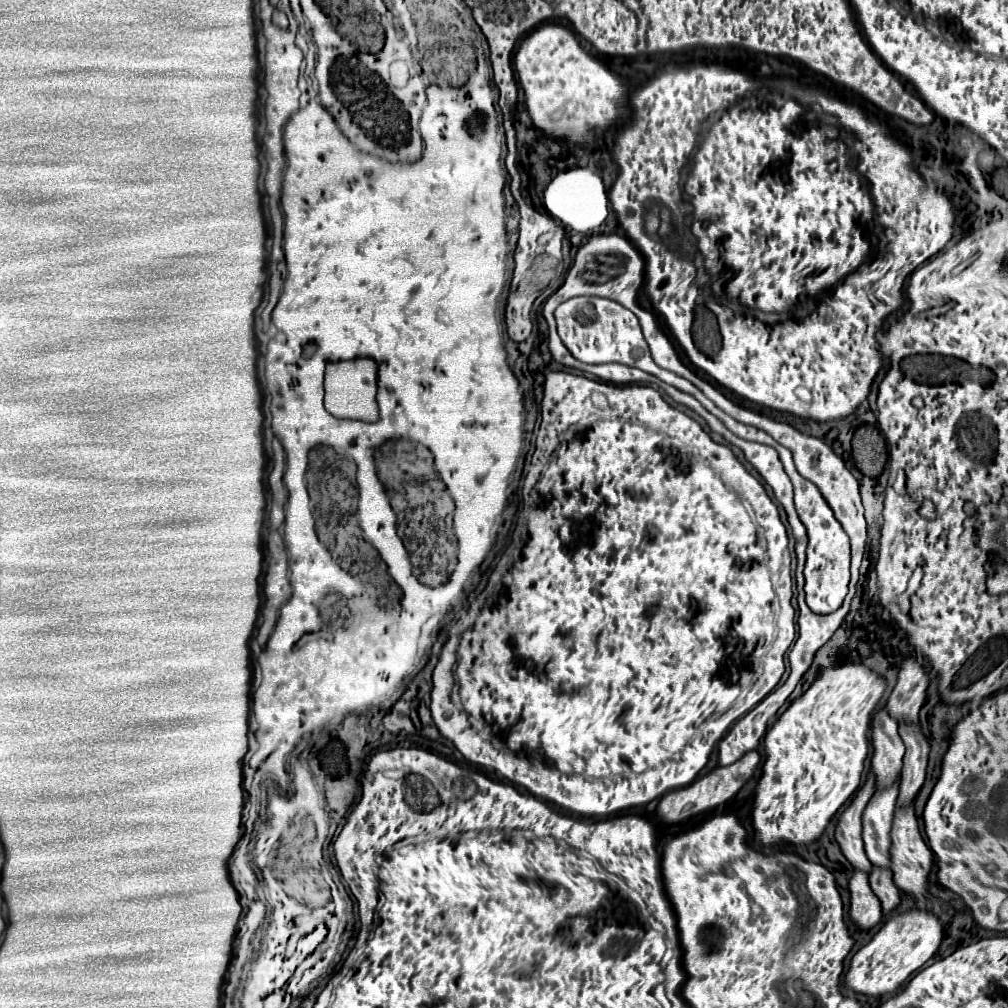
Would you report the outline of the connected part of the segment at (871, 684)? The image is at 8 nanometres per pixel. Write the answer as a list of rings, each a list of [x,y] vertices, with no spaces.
[[[845,662],[827,668],[811,684],[811,688],[783,712],[783,716],[765,736],[767,760],[763,764],[761,780],[755,788],[751,820],[761,844],[811,844],[823,834],[825,826],[831,822],[831,818],[835,818],[839,808],[843,808],[851,800],[867,772],[865,762],[869,762],[871,748],[869,722],[871,714],[881,704],[885,704],[885,700],[881,702],[883,692],[885,682],[875,672],[871,672],[859,662]]]

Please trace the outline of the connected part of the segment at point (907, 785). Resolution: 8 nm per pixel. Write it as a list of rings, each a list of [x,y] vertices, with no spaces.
[[[897,722],[897,732],[905,744],[905,756],[903,756],[903,772],[901,772],[901,802],[911,802],[925,780],[925,768],[927,768],[927,754],[929,744],[925,736],[921,734],[917,724],[911,722]]]

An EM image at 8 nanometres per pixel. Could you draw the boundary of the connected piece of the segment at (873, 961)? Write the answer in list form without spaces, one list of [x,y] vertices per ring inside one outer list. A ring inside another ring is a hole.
[[[911,908],[901,914],[893,914],[885,920],[879,932],[871,938],[867,946],[863,946],[851,960],[851,968],[847,972],[847,984],[855,992],[861,994],[893,994],[897,992],[905,980],[919,970],[939,948],[943,940],[943,924],[941,920],[921,908]]]

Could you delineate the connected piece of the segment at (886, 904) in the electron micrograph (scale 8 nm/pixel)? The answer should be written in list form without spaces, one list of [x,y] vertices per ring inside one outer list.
[[[871,866],[869,872],[869,884],[875,896],[881,900],[883,914],[889,914],[901,900],[899,900],[899,890],[891,878],[891,870],[883,866]]]

